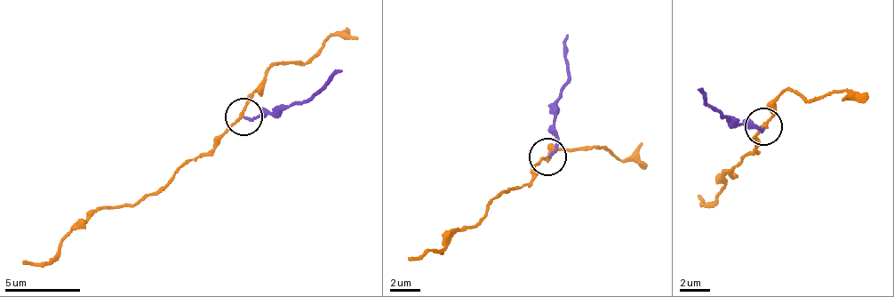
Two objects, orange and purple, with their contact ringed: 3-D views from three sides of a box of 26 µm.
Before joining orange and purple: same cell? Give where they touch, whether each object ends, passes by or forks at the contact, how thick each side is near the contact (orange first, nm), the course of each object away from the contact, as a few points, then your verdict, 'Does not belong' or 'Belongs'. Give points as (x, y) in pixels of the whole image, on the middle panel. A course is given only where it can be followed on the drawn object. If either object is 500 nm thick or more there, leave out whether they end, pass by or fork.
Place: (547, 156). At the ring orange passes by. At the ring purple ends. Thickness 160 nm (orange) against 160 nm. Course of orange: (546, 158), (534, 166), (528, 182), (499, 191), (485, 217), (457, 229), (447, 248), (435, 249), (408, 260). Course of purple: (546, 158), (555, 145), (554, 110), (568, 76), (565, 34). Does not belong

